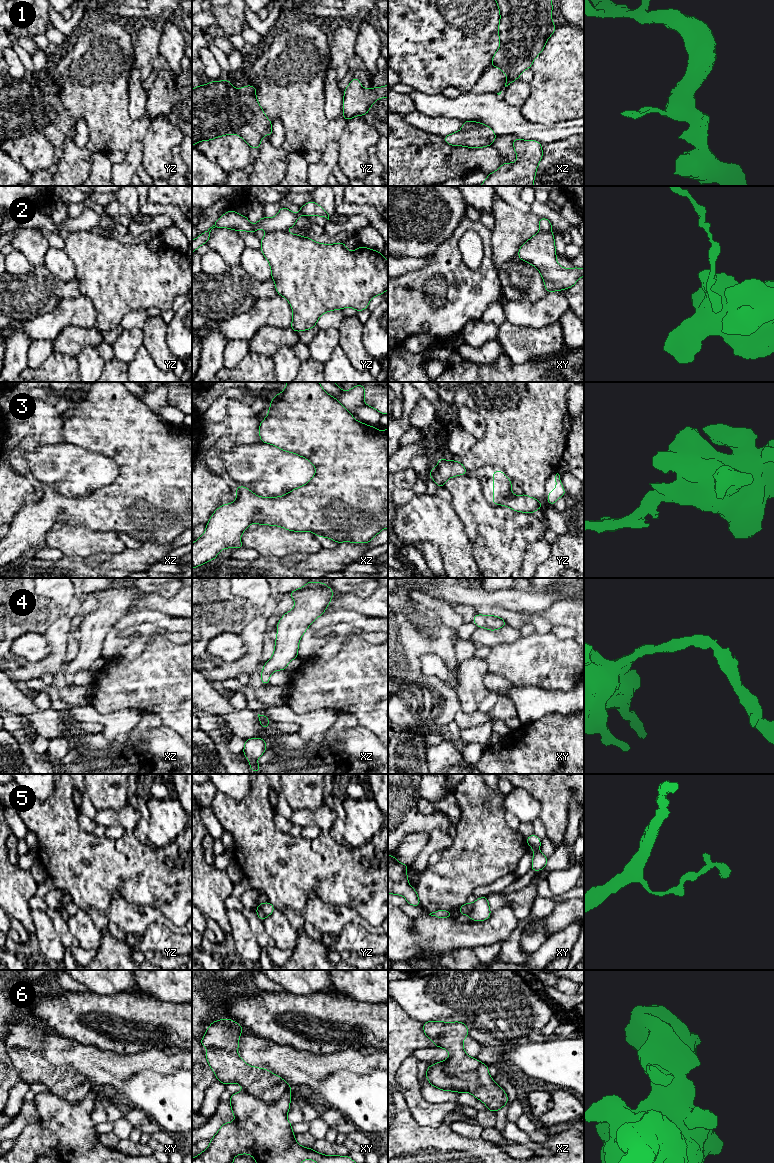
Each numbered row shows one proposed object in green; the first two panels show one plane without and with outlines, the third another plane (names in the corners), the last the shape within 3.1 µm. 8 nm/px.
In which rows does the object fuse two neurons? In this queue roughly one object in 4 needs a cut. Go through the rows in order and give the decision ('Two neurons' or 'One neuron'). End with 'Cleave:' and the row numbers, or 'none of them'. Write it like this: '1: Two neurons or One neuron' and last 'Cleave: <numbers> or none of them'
1: One neuron
2: Two neurons
3: One neuron
4: One neuron
5: Two neurons
6: Two neurons
Cleave: 2, 5, 6

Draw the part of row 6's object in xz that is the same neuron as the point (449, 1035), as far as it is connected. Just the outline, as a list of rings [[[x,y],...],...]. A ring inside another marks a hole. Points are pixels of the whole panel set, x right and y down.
[[[429,1021],[423,1023],[423,1031],[432,1040],[436,1047],[449,1051],[449,1058],[445,1060],[445,1073],[449,1075],[477,1071],[481,1062],[466,1054],[463,1049],[464,1038],[469,1035],[467,1026],[460,1022]]]

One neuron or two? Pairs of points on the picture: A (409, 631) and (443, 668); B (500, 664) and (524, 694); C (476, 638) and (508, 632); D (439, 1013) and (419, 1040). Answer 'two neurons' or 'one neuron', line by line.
A: two neurons
B: two neurons
C: one neuron
D: two neurons

